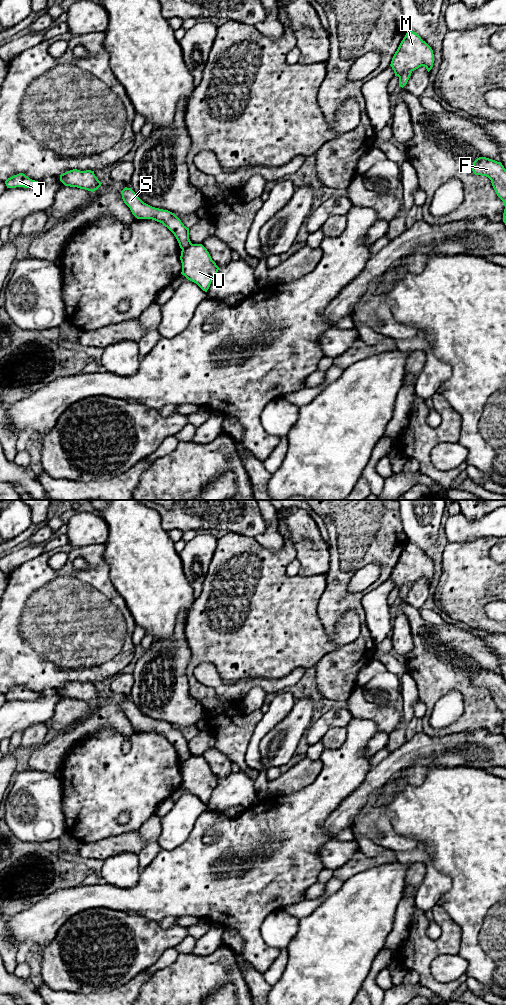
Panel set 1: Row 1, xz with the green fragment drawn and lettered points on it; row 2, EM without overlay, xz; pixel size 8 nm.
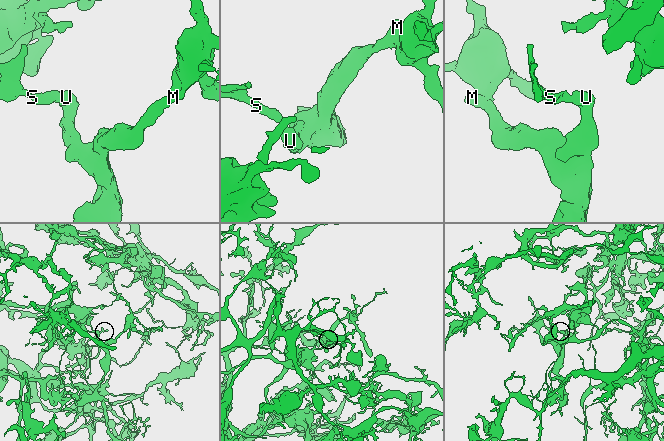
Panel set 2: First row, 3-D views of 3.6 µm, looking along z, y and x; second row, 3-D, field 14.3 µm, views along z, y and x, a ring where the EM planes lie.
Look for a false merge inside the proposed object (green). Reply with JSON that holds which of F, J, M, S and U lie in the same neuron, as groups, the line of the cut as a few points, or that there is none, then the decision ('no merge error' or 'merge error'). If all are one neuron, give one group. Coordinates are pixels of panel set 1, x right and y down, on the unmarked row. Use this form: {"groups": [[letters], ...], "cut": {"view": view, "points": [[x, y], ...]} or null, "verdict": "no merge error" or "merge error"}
{"groups": [["F", "M", "U"], ["J", "S"]], "cut": {"view": "xz", "points": [[191, 755], [182, 761]]}, "verdict": "merge error"}

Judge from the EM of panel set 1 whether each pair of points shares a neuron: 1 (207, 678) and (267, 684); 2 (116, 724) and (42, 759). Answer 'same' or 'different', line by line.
1: same
2: same

